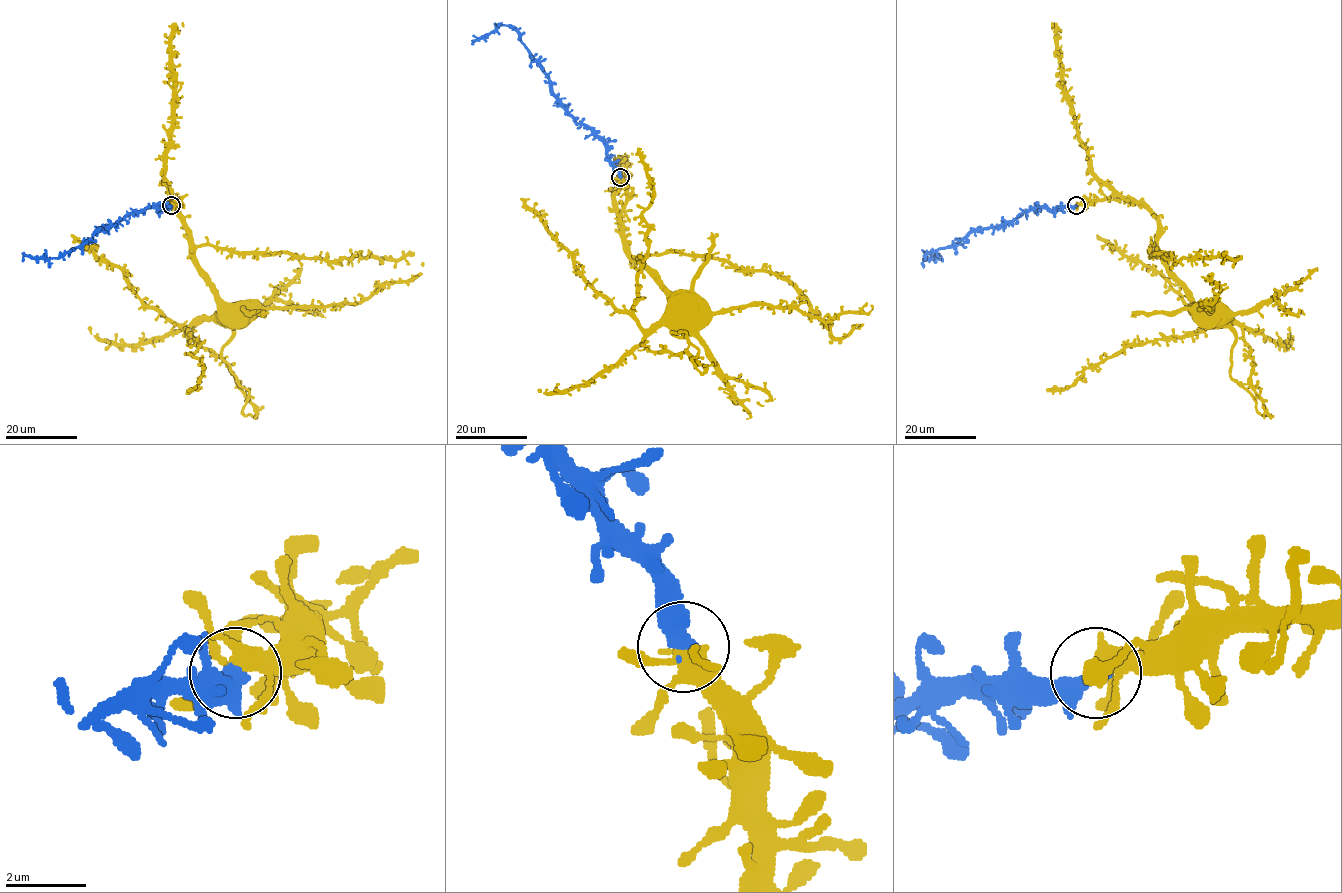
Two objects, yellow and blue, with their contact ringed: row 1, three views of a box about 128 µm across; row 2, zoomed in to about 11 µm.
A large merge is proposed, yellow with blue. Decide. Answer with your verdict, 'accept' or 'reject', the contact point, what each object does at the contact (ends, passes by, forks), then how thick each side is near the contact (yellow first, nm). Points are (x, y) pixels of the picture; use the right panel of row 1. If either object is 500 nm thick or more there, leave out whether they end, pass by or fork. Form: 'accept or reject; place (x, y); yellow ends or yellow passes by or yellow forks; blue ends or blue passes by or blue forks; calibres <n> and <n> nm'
accept; place (1076, 205); yellow forks; blue ends; calibres 360 and 480 nm

